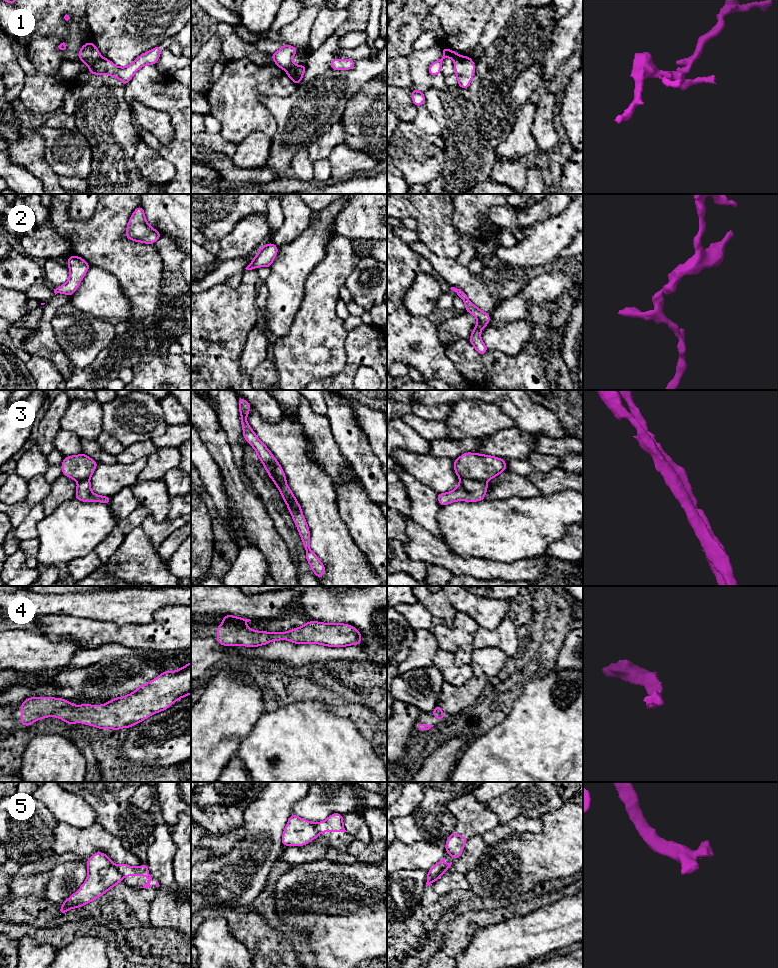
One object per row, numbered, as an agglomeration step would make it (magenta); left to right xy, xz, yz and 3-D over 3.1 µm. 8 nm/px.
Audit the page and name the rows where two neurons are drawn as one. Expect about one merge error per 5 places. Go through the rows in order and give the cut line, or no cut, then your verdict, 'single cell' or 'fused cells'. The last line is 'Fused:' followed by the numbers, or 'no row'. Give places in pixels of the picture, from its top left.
1: cut in xy along (102, 57), (89, 66); fused cells
2: no cut; single cell
3: cut in xz along (262, 462), (268, 463), (271, 466), (278, 488); fused cells
4: no cut; single cell
5: cut in yz along (445, 864), (432, 880); fused cells
Fused: 1, 3, 5

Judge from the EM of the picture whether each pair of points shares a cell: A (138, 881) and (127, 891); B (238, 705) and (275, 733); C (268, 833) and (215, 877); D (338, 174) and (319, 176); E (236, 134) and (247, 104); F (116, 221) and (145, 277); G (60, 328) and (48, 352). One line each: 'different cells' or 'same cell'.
A: different cells
B: different cells
C: same cell
D: different cells
E: same cell
F: same cell
G: different cells

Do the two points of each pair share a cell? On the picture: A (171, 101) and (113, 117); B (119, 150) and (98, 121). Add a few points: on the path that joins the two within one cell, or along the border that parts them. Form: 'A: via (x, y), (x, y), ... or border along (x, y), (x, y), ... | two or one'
A: border along (122, 90), (131, 112), (132, 124), (139, 134) | two
B: via (114, 143), (111, 134), (105, 128) | one

